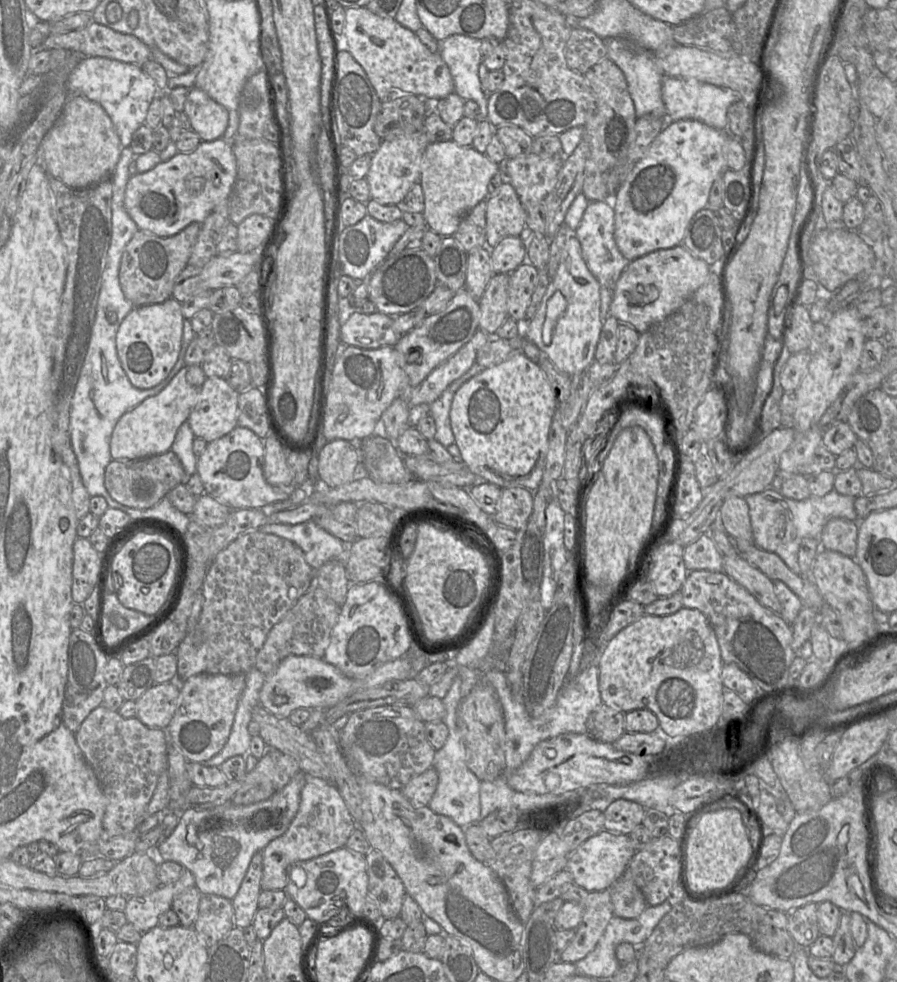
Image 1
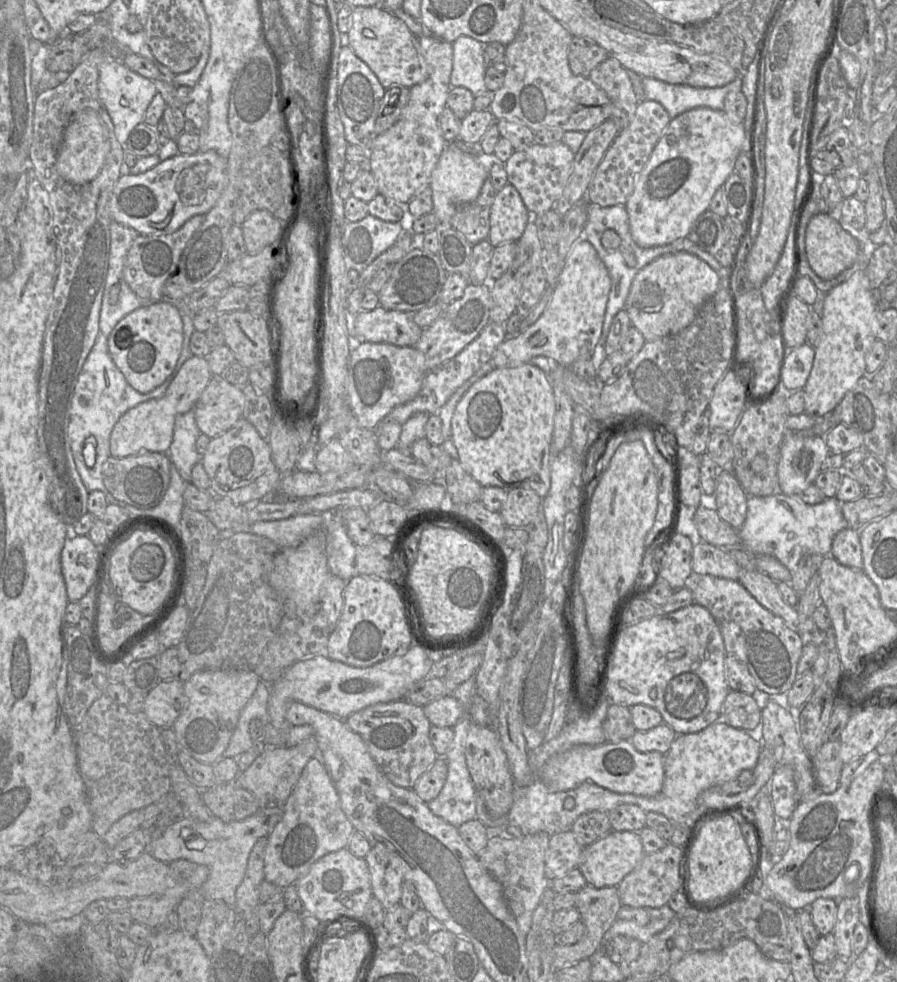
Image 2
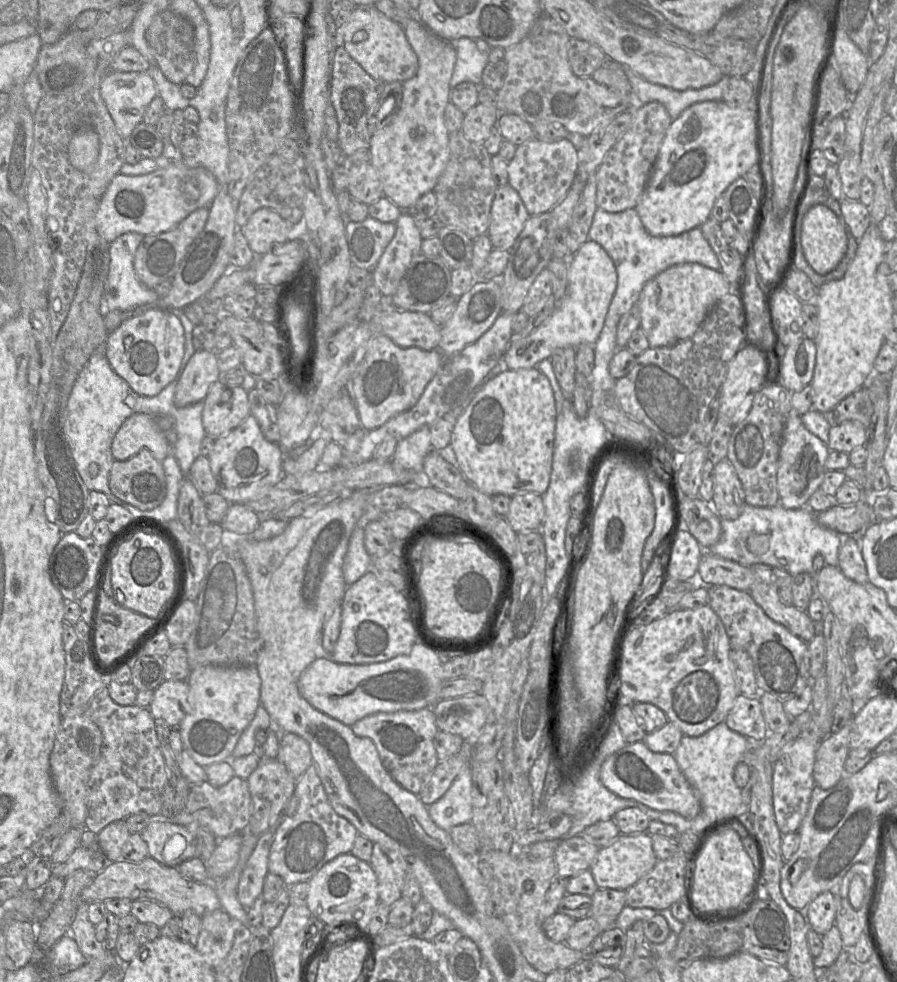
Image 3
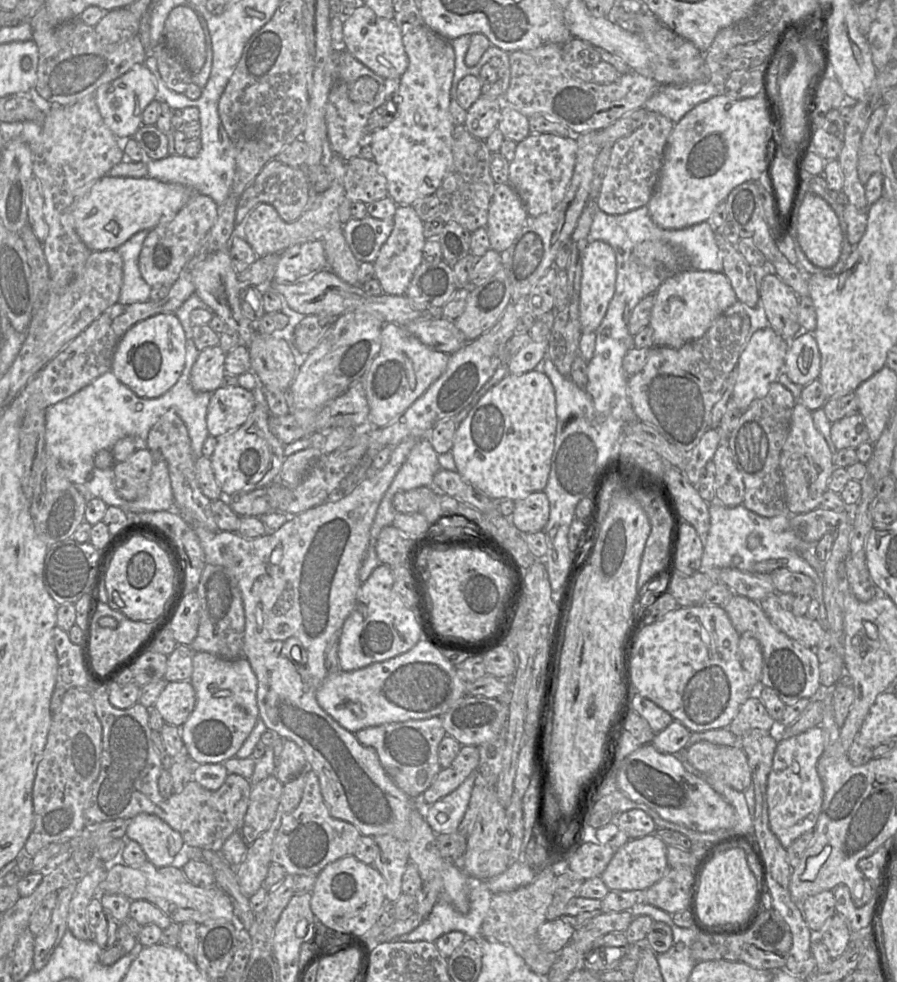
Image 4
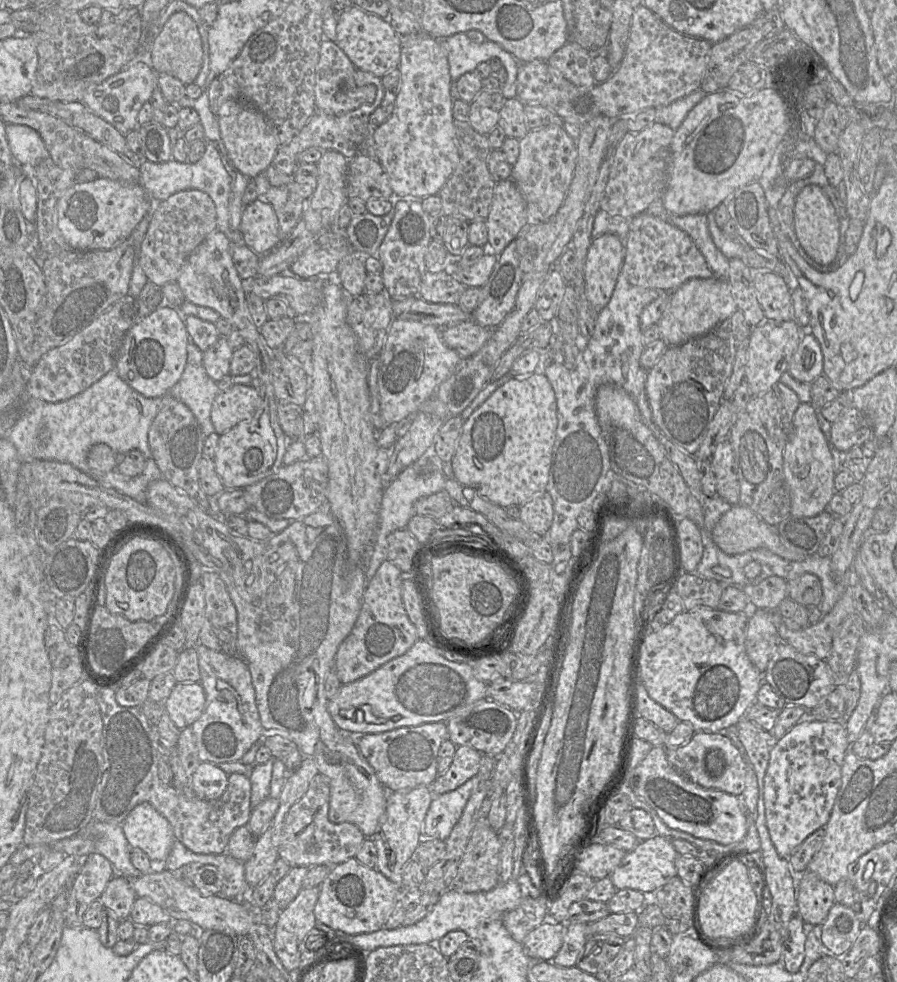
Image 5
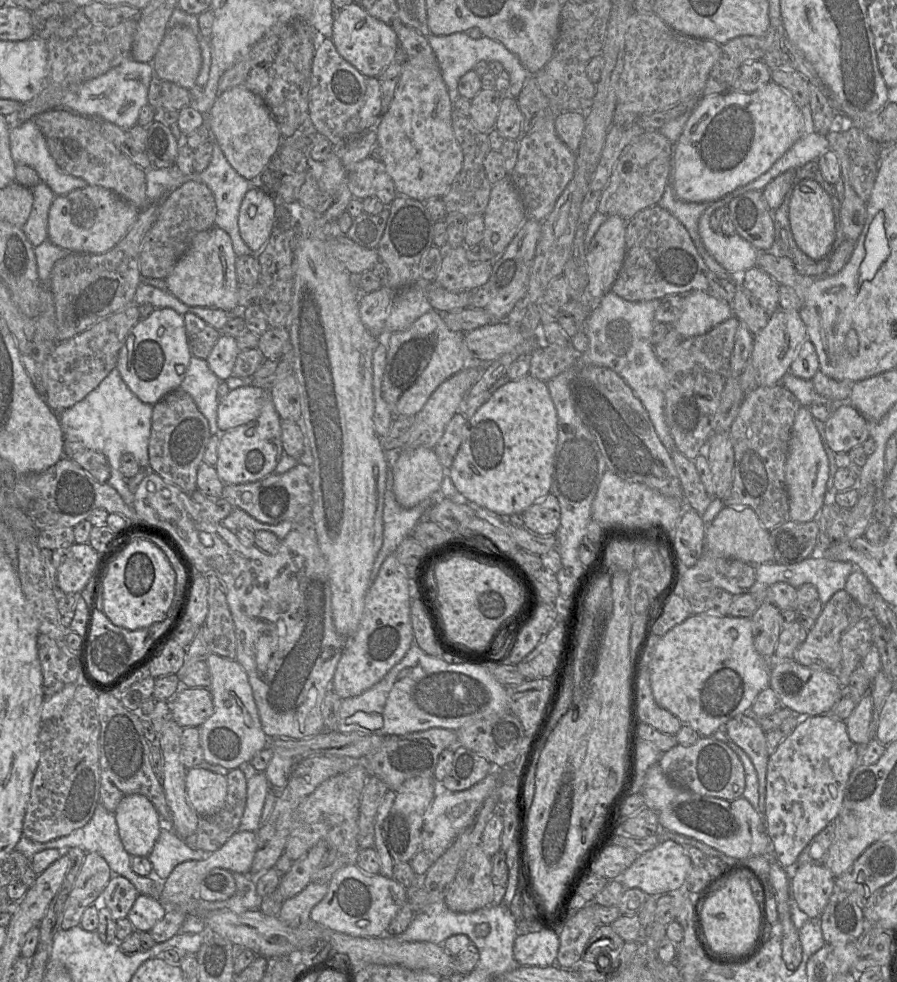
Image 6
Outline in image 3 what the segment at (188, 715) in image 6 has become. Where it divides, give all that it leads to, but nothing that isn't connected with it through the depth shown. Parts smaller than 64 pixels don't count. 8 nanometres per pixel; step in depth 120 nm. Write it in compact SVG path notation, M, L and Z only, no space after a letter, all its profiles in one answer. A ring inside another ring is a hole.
M164 680L153 692L149 711L154 719L164 720L171 728L178 728L190 712L189 685L186 680Z

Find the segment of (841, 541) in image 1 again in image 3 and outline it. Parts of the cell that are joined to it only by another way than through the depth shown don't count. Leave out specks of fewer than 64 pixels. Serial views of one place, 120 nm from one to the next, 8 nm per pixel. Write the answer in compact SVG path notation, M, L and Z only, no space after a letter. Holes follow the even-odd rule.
M860 535L843 536L843 543L838 553L838 567L847 578L856 583L869 582L860 548Z

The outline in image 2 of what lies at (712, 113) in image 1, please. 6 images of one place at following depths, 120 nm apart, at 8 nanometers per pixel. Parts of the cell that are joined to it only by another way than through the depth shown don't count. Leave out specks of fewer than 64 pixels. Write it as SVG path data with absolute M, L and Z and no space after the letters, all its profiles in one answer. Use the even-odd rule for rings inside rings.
M642 77L644 99L660 103L670 118L695 108L710 108L724 111L725 96L732 91L741 91L742 77L717 88L701 88L689 85L669 84L650 77Z

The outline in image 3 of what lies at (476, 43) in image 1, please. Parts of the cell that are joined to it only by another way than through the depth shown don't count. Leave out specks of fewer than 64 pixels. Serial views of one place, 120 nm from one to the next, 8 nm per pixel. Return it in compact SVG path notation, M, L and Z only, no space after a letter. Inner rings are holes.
M462 37L454 42L456 63L452 78L451 89L461 82L472 82L482 86L482 72L489 63L488 53L480 51L474 39Z

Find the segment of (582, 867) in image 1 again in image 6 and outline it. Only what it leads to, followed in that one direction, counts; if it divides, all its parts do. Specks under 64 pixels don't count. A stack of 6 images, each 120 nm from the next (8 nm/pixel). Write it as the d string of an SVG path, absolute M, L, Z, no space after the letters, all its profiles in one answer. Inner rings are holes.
M665 840L637 857L622 874L622 884L625 889L638 888L647 895L663 895L683 888L692 867L685 847L673 840Z

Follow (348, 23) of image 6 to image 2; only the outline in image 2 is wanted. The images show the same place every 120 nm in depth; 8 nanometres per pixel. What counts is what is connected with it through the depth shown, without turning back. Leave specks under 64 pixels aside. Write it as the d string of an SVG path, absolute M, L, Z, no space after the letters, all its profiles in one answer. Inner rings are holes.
M381 6L353 8L347 43L355 55L373 71L385 89L392 85L411 88L422 83L428 77L428 65L418 37L394 13Z

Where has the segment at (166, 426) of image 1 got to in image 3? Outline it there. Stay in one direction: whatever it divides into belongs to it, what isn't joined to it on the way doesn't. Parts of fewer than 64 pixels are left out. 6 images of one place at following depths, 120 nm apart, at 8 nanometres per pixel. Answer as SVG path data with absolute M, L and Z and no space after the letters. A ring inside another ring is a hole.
M197 350L188 361L176 386L174 404L183 408L203 402L210 387L220 378L217 352ZM136 413L127 418L112 442L114 460L128 460L146 448L162 462L171 453L171 446L156 420L157 417L145 413Z

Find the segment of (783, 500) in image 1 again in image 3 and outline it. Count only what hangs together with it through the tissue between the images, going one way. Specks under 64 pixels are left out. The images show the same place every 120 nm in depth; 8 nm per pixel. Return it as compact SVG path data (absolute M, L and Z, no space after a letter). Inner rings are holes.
M745 503L740 516L737 519L735 519L735 520L721 519L721 529L722 529L722 533L721 533L721 537L720 537L719 541L715 545L711 546L710 548L704 549L705 551L709 551L715 555L718 555L718 556L724 558L724 559L739 563L740 565L745 566L745 567L750 567L754 564L765 564L765 565L769 565L772 567L776 567L776 568L779 568L781 570L788 572L792 577L794 577L800 573L812 574L812 572L813 572L813 564L812 563L813 563L813 559L816 555L823 556L823 558L825 560L825 565L838 567L838 553L839 553L839 549L843 543L843 536L853 536L853 535L840 535L834 530L831 530L831 529L821 526L816 520L816 513L811 511L808 507L803 507L800 509L786 509L780 503L778 503L777 505L775 505L773 507L756 507L756 506L748 505ZM751 533L765 534L769 537L770 546L769 546L768 551L765 554L755 555L748 550L748 548L746 546L746 541Z

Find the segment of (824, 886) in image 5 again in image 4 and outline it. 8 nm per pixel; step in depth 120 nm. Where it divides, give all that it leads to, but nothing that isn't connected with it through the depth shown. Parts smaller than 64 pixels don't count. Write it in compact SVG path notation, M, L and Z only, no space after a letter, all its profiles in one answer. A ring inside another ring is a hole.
M825 890L803 901L803 918L813 933L821 933L836 913L833 891Z

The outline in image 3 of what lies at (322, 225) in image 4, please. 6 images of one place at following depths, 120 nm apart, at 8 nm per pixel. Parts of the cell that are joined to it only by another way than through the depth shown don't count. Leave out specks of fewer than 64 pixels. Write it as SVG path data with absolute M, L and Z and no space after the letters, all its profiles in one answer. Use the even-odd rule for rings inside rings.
M267 207L256 210L241 228L256 256L264 255L276 245L294 239L297 230L297 226L287 222L276 211Z

